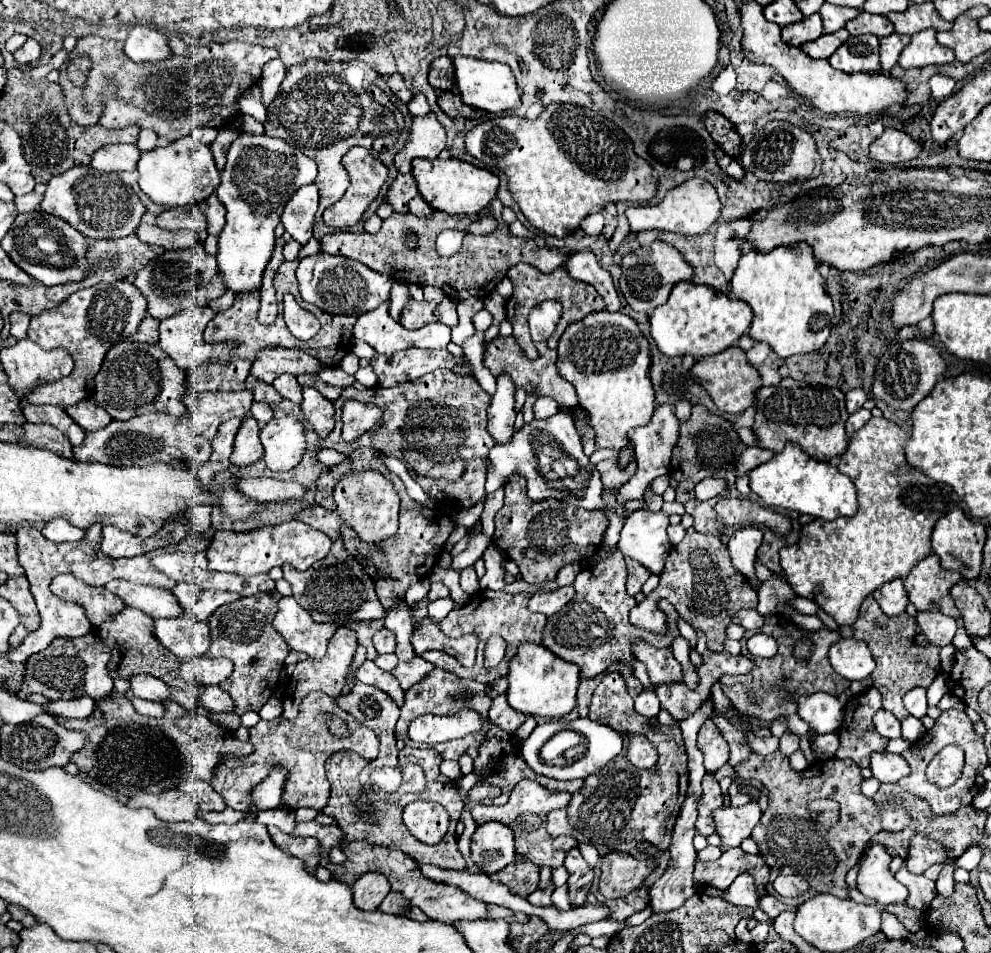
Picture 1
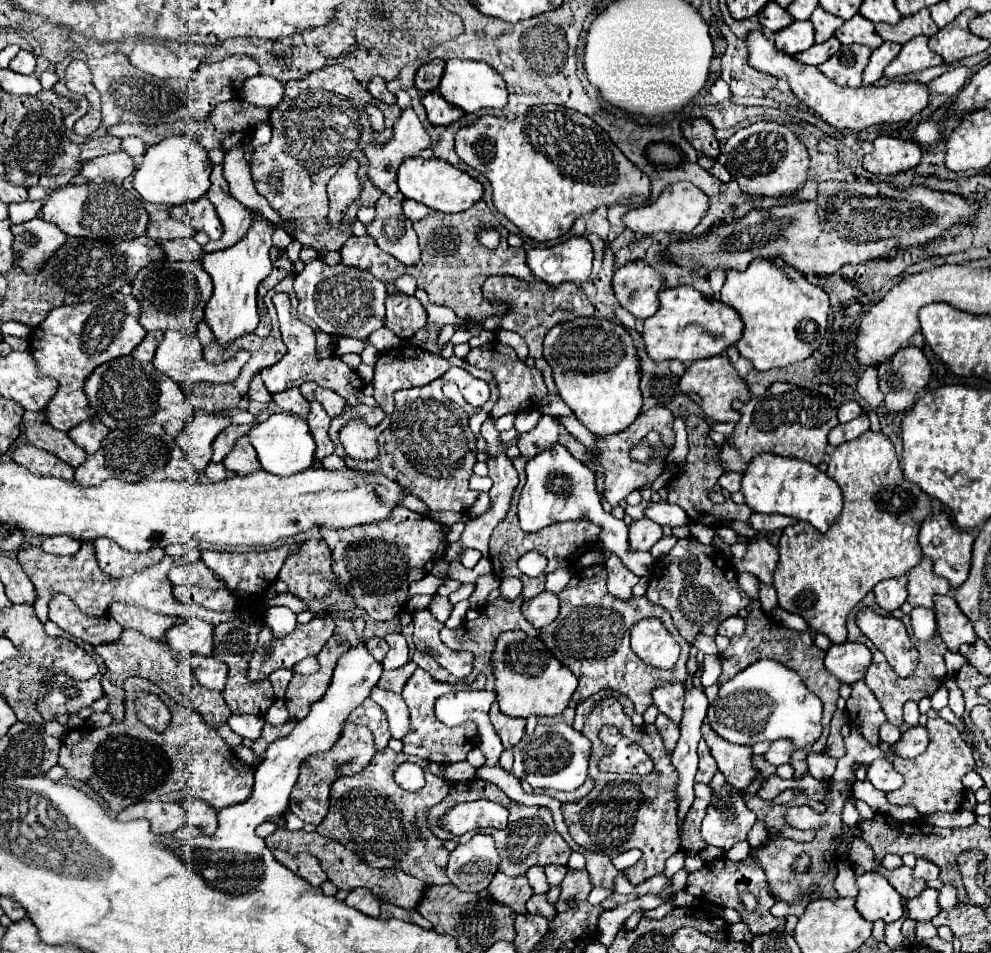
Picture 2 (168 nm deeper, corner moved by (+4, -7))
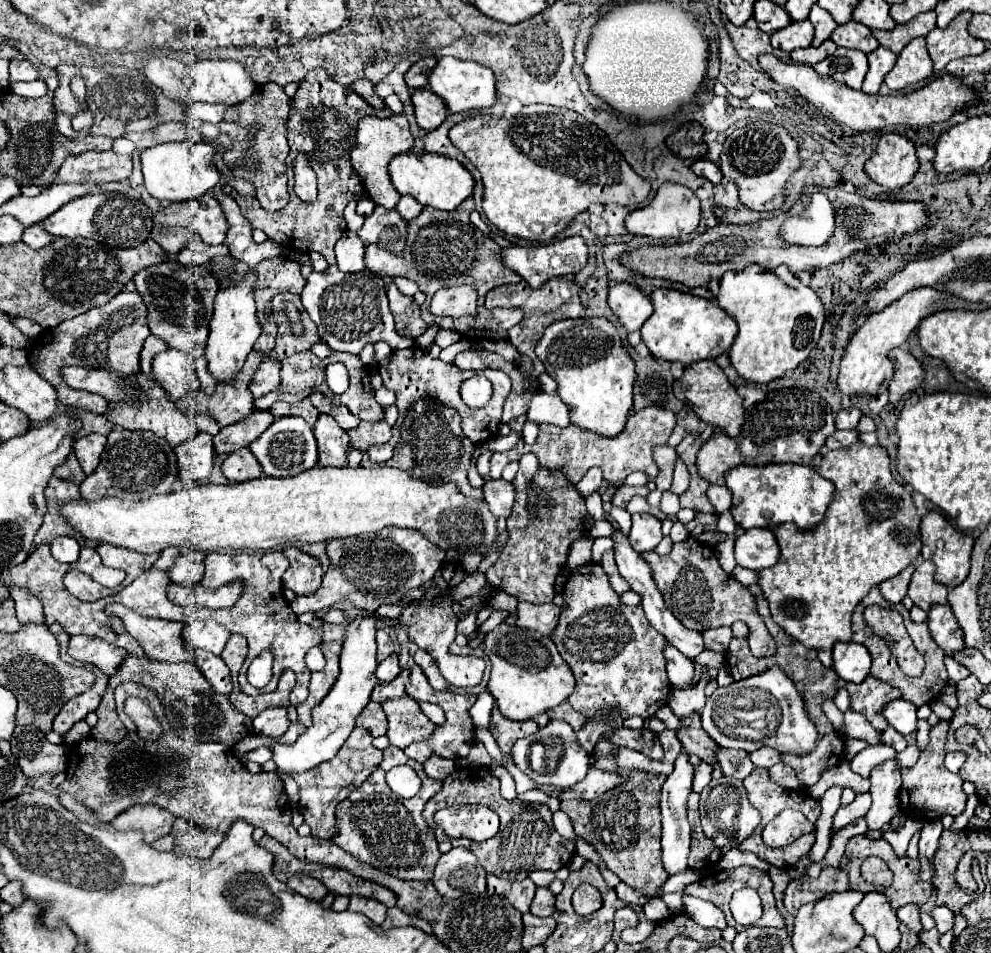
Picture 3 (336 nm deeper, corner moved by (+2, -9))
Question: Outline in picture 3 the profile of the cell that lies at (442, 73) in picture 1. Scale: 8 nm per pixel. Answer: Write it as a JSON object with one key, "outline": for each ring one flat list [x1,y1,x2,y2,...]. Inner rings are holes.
{"outline":[[426,57,426,59,420,59,418,63,414,63,410,67,410,71,406,73,406,83,410,89,422,89,428,85,428,75,432,73,434,65,438,63,436,57]]}

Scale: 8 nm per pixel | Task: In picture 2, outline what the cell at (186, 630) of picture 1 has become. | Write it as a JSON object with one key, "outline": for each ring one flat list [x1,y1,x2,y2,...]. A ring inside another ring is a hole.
{"outline":[[188,619,182,625,168,629,166,643,176,649,180,655,190,657,194,653,212,655,214,645,214,625,202,619]]}

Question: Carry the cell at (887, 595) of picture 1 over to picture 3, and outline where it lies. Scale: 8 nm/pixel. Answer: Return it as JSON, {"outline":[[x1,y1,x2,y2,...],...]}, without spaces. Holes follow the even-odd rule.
{"outline":[[914,565,906,567,902,573,898,573,896,577,880,583,880,593,888,603,902,603,902,599,908,595,908,585,914,573]]}

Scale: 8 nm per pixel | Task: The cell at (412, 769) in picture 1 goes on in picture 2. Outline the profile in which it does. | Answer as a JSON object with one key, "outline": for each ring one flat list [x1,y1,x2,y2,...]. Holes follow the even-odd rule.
{"outline":[[366,699,362,703,362,707,358,707,356,711,350,713,348,717,350,723,360,723,366,725,374,737,376,737,376,749,382,751,388,745,390,739,390,729,388,729,388,721,386,721,386,713,382,711,382,707,378,707,372,699]]}

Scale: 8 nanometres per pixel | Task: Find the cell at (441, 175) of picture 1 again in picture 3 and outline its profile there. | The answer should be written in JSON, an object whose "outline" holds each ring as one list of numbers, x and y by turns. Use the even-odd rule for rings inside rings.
{"outline":[[410,151,406,155,396,155,390,161,388,169,392,185,398,189,400,195,412,195,424,207,434,207,442,211,454,211,464,199,472,197,476,185,474,177,456,159,434,153,416,155,414,151]]}

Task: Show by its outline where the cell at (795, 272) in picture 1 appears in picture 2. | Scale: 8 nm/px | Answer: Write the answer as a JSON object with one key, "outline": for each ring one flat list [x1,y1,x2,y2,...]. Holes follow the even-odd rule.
{"outline":[[754,259,746,271,726,273,720,301,736,309,744,321,744,331,736,343,740,357,752,361,756,371,782,369,810,357,826,335,828,295,806,281,804,275,790,279,770,259]]}

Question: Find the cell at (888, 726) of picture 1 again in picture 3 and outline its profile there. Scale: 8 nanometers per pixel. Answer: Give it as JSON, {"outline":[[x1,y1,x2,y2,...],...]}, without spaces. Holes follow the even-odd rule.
{"outline":[[888,727,886,731,884,731,884,743,886,745,890,745,890,747,894,747,896,751,904,751,906,749,906,739,904,739,904,735,900,735,896,729,892,729,892,727]]}

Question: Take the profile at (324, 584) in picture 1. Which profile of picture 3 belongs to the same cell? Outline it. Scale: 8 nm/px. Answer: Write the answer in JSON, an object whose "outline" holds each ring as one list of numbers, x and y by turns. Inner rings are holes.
{"outline":[[286,547,282,553,290,561,290,567,282,577,284,587,292,589,296,595,312,595,322,585,324,577,320,561,298,547]]}

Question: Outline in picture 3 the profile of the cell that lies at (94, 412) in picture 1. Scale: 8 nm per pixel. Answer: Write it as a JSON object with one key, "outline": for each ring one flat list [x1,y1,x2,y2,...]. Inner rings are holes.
{"outline":[[90,433,74,441,74,453,86,475,92,473,92,469,96,469,104,445,106,445,106,437,100,433]]}

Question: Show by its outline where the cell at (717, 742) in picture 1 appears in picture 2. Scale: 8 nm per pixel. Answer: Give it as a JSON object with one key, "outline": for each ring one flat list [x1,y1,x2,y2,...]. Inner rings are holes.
{"outline":[[704,739,698,743,698,757,700,757,700,767,698,767,696,781,708,785,718,769,716,769,716,761,714,761,714,757,710,757,710,749,708,749,708,745,706,745]]}

